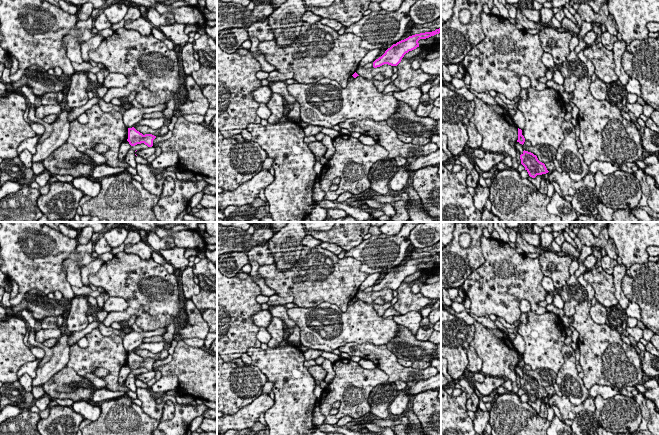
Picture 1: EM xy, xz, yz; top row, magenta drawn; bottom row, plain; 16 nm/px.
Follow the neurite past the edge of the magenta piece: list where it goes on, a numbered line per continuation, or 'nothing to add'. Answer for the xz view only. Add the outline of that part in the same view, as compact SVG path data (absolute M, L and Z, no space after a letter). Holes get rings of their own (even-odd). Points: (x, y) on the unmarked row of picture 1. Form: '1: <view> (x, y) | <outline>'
nothing to add

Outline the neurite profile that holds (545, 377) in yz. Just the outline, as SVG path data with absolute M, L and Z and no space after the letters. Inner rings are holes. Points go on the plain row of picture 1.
M525 364L523 374L533 377L542 387L554 385L556 383L557 373L547 368L532 370L529 365Z

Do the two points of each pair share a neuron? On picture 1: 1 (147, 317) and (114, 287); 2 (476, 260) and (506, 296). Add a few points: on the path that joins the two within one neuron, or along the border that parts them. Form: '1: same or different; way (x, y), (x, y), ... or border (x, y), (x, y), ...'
1: same; way (142, 308), (123, 289)
2: different; border (480, 241), (484, 261), (464, 282)

